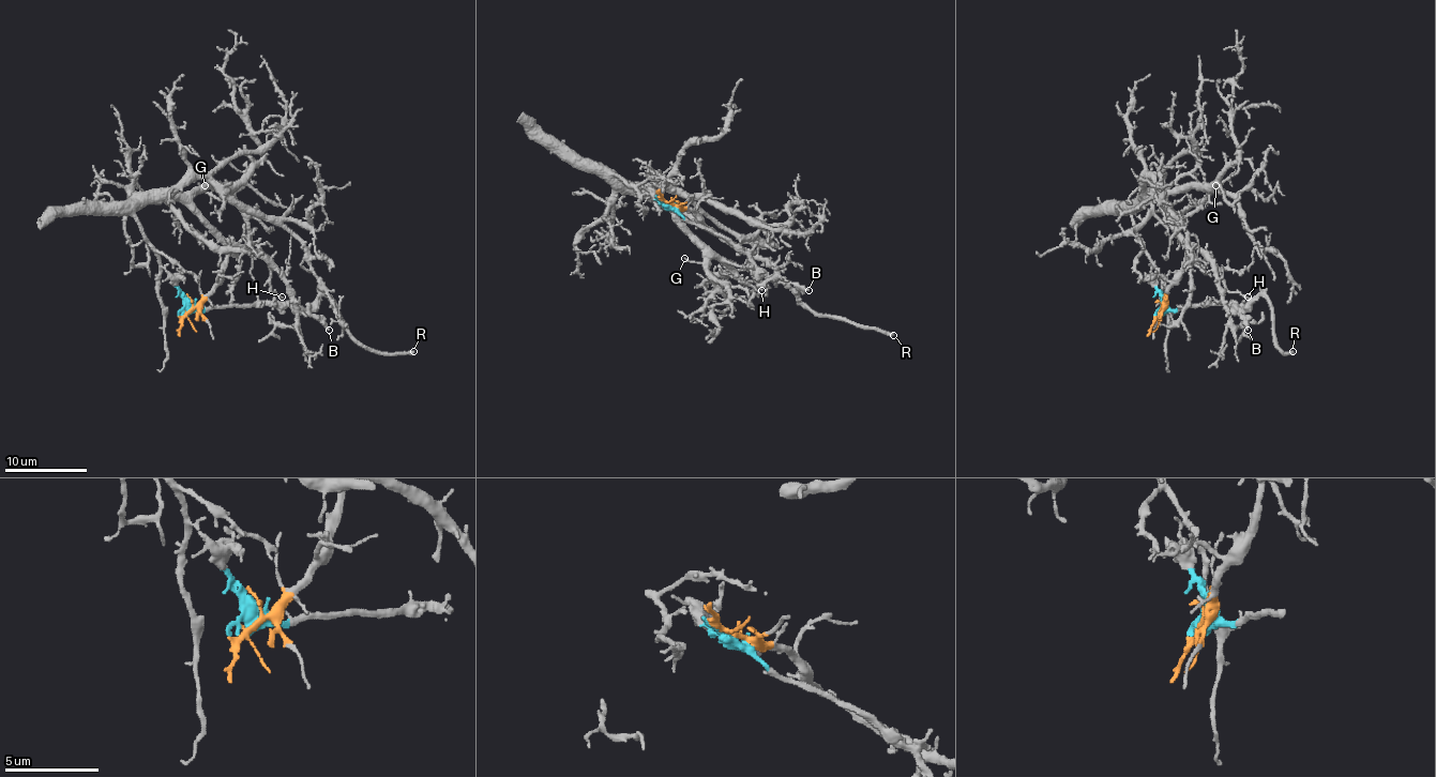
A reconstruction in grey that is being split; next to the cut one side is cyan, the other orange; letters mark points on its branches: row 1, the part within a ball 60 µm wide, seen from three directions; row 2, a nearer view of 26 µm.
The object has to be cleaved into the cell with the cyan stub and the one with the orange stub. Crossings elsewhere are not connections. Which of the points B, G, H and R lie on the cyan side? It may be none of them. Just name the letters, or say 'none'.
B, R

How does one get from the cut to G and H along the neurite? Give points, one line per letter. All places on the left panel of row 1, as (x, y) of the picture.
G: (183, 314), (216, 283), (226, 260), (226, 240), (192, 197), (224, 188), (203, 184)
H: (183, 314), (206, 295), (224, 267), (226, 252), (235, 248), (248, 248), (268, 262), (270, 289), (282, 298)

